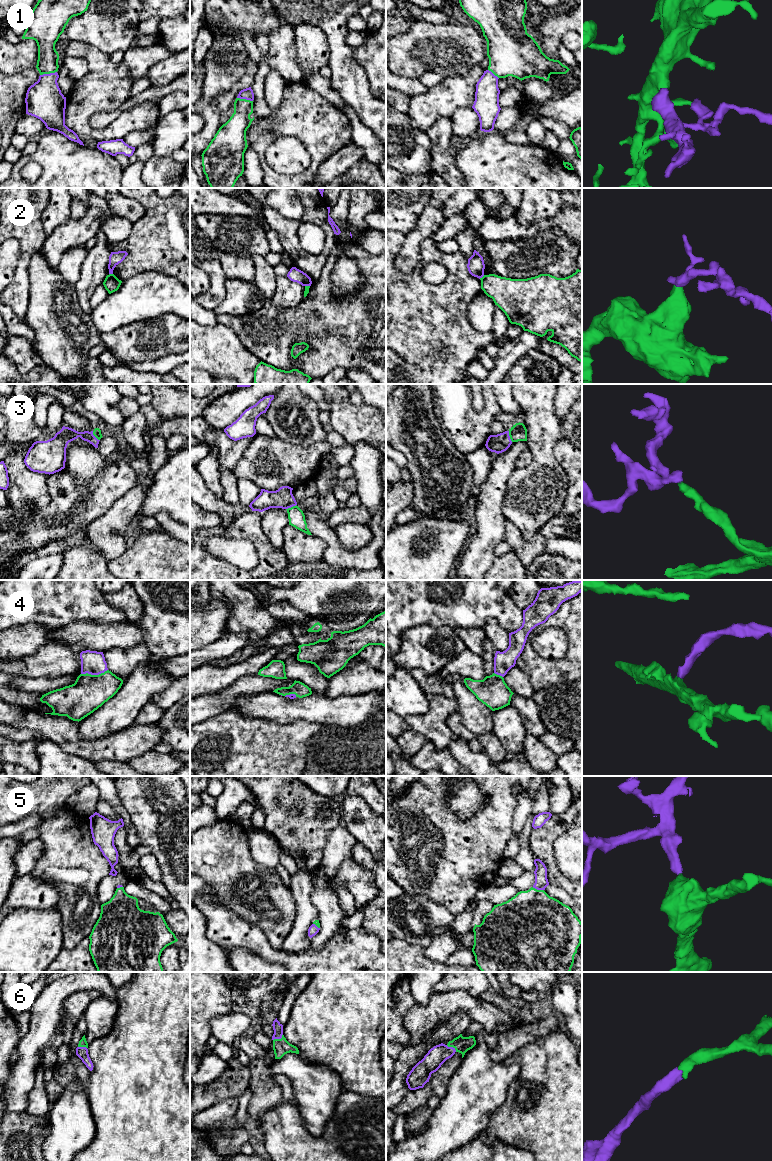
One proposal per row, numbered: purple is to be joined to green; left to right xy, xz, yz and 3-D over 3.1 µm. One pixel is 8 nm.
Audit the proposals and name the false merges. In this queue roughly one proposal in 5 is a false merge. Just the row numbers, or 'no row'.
2

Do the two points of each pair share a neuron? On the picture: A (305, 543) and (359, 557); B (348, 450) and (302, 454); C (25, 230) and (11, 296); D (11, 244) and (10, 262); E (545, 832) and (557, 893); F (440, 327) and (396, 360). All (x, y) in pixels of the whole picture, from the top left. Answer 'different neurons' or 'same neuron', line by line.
A: different neurons
B: different neurons
C: same neuron
D: same neuron
E: different neurons
F: different neurons

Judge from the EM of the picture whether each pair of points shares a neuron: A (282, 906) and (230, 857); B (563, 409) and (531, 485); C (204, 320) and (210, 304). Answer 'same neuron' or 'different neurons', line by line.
A: same neuron
B: different neurons
C: different neurons

